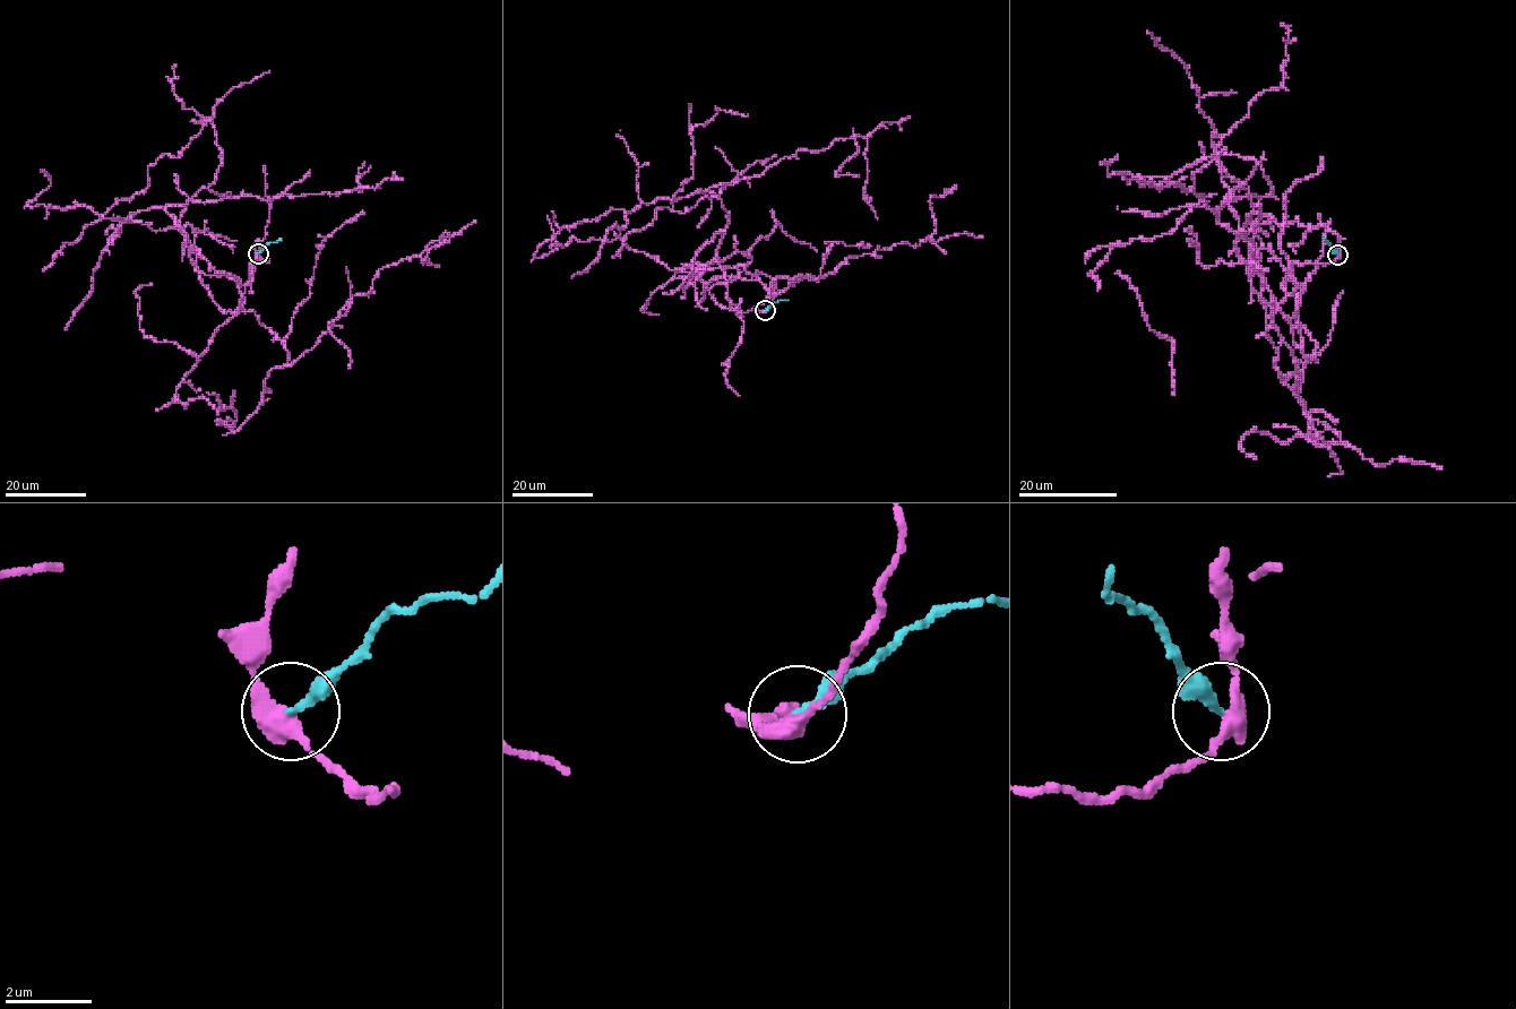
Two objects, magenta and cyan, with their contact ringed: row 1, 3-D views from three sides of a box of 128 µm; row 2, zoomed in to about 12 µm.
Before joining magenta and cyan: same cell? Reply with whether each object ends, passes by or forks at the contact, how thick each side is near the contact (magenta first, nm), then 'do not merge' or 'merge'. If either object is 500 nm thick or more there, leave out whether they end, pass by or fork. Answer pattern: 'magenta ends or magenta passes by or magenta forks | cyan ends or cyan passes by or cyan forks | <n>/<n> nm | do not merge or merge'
magenta passes by | cyan ends | 400/240 nm | do not merge

